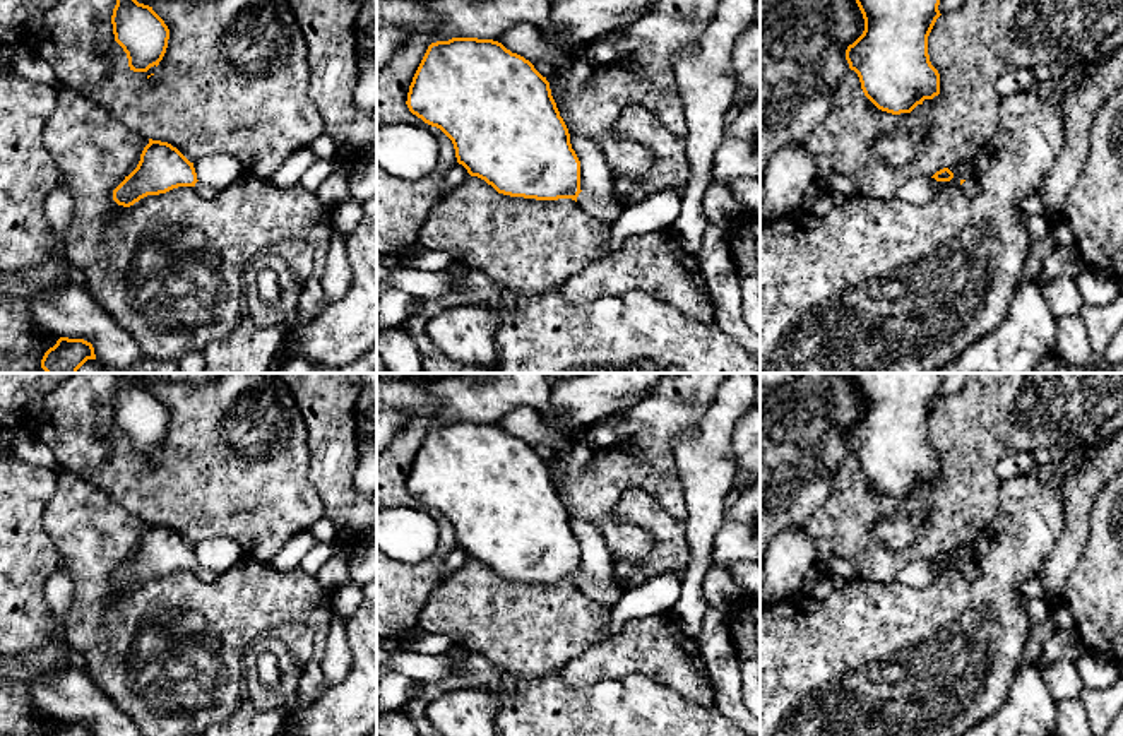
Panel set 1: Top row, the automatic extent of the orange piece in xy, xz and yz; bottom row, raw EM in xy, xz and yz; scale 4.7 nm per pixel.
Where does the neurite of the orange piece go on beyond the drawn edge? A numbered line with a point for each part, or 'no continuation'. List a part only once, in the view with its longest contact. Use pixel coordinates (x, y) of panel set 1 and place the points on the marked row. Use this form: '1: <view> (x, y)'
1: xz (605, 211)

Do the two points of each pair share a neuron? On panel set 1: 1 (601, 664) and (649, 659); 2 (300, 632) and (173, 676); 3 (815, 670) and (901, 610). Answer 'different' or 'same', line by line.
1: same
2: different
3: same

